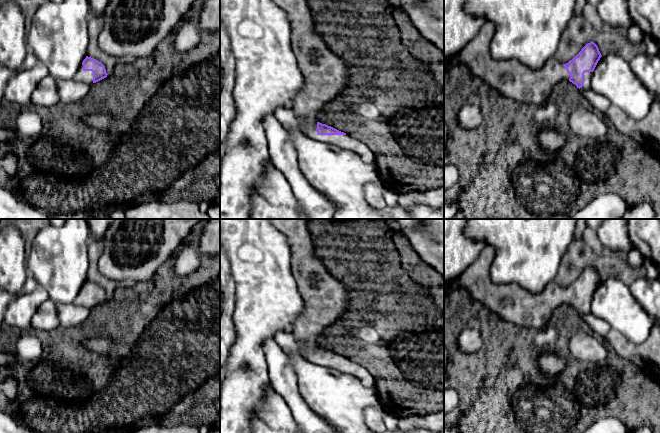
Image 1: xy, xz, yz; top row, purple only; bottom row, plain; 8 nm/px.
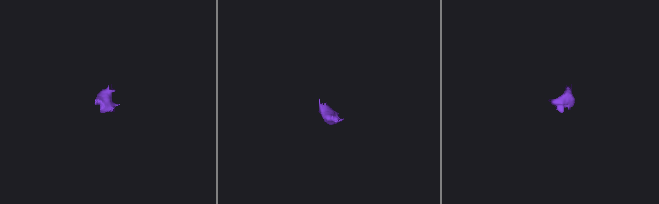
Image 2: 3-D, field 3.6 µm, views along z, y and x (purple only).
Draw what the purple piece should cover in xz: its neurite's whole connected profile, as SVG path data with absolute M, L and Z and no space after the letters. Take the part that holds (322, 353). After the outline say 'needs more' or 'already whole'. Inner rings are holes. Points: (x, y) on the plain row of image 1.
M309 219L268 220L276 229L286 236L291 250L291 271L304 302L303 311L296 318L292 332L296 339L307 346L304 358L311 363L333 369L340 373L353 375L358 378L365 387L375 387L376 380L368 369L331 350L322 348L317 344L317 339L320 334L328 326L334 324L346 311L348 294L344 283L335 279L328 272L325 264L315 253L314 240L307 229L307 222Z; needs more

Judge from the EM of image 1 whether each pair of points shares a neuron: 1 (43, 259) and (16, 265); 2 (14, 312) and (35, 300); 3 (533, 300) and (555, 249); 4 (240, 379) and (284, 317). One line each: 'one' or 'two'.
1: two
2: one
3: two
4: one

